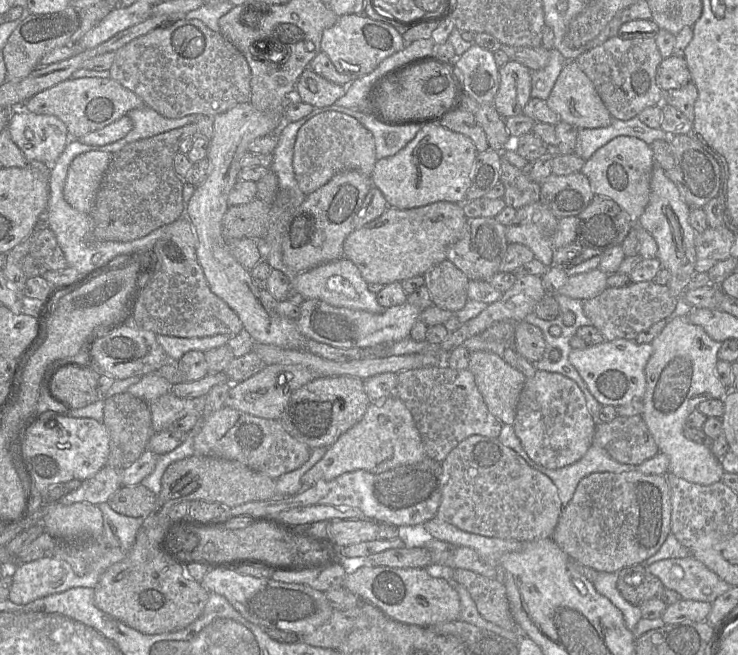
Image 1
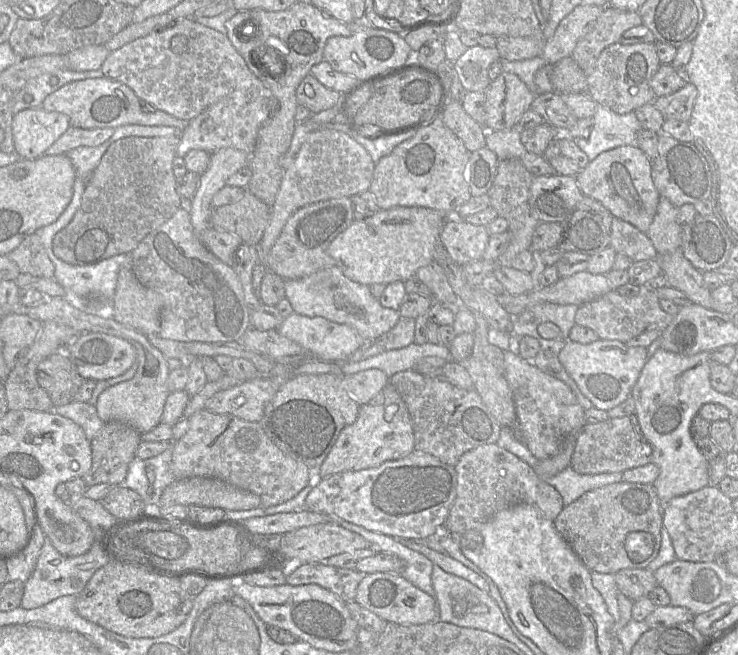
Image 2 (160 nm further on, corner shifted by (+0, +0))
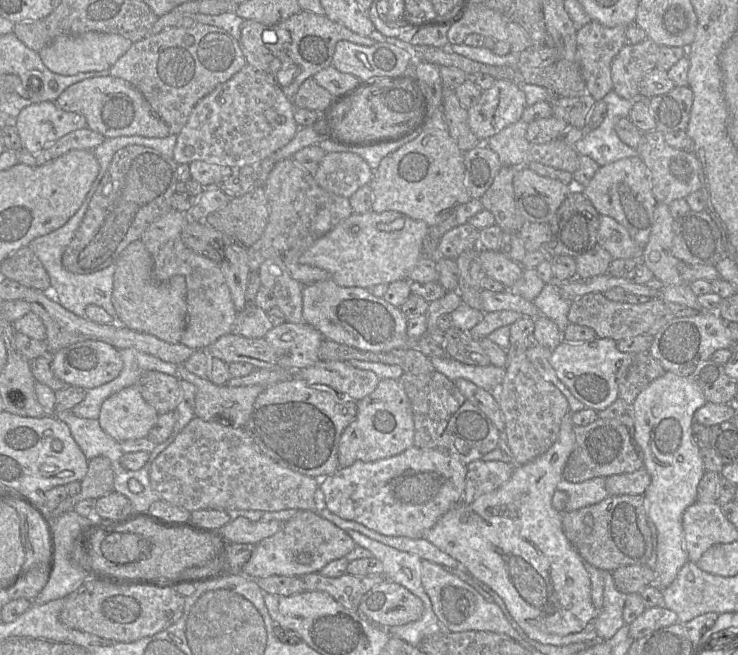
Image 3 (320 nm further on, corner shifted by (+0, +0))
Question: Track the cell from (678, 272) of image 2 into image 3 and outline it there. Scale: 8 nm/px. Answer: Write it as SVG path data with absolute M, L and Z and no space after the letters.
M657 203L649 241L640 260L664 286L688 284L678 270L678 262L682 261L674 257L671 252L674 220L668 205Z

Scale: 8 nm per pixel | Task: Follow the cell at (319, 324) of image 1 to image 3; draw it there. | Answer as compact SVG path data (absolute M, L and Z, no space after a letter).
M284 322L273 327L265 340L277 357L277 366L288 370L299 370L314 365L323 335L307 323Z

